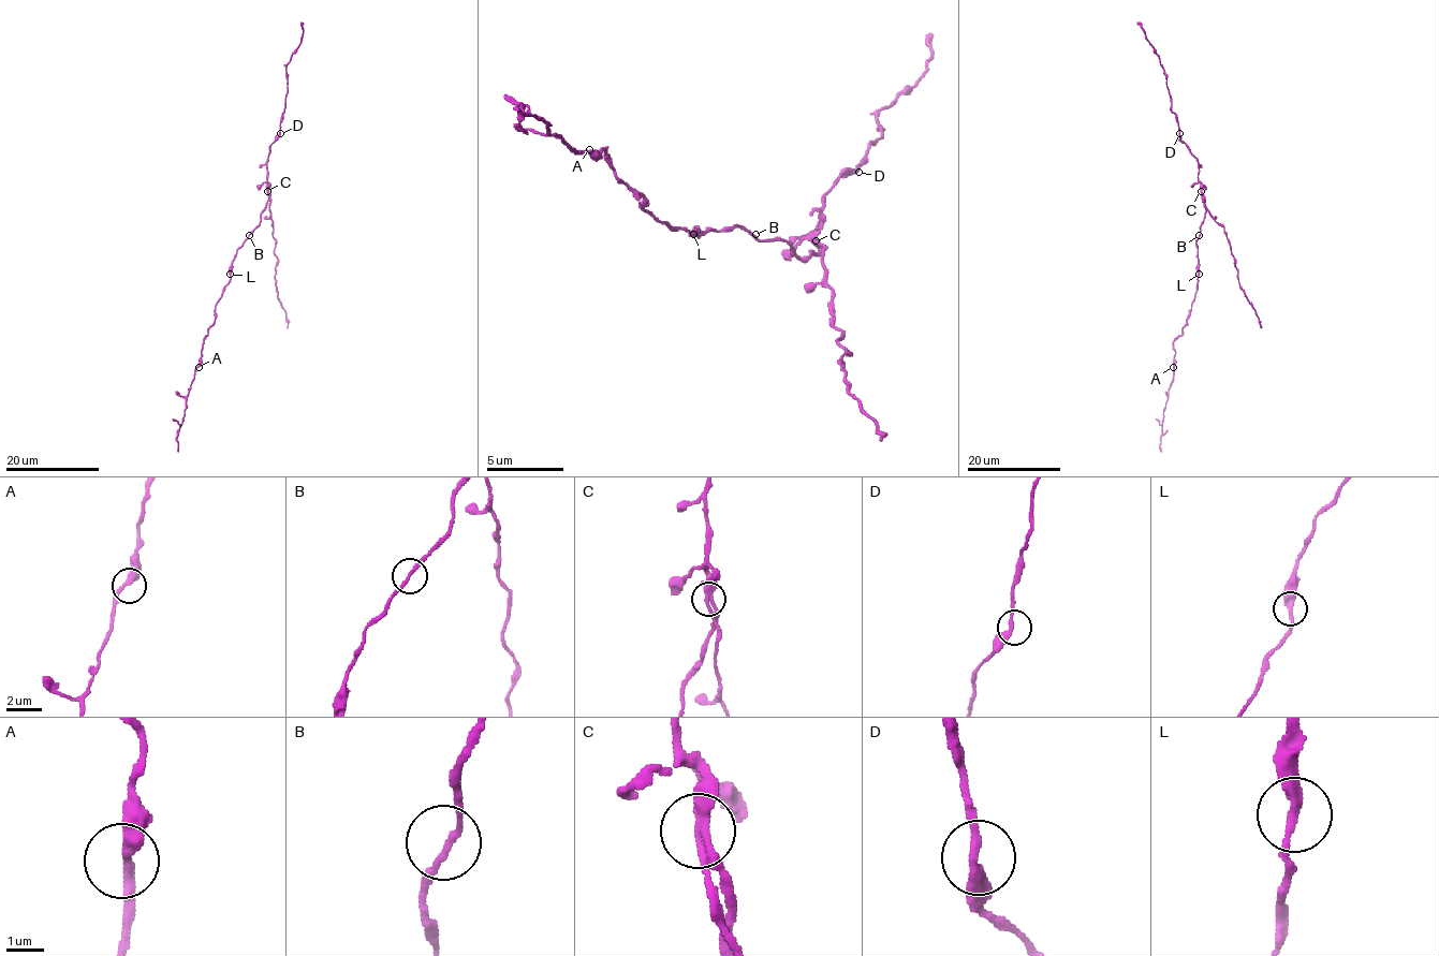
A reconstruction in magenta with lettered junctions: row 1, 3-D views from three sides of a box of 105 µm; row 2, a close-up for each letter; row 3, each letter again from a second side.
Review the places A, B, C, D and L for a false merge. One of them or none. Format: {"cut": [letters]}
{"cut": ["C"]}

